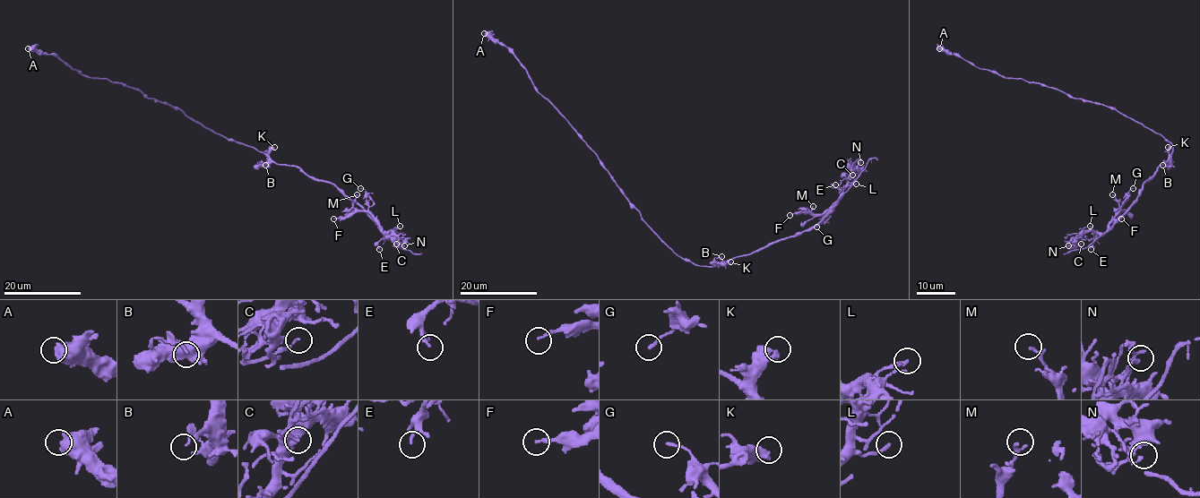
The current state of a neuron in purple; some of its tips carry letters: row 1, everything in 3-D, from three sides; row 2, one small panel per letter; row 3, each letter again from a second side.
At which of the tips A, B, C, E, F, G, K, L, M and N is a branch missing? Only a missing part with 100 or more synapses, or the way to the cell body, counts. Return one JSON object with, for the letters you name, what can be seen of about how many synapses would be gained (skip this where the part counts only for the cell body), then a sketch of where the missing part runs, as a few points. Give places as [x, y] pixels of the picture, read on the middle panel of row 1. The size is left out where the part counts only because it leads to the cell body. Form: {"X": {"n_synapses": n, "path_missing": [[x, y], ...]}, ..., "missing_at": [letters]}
{"missing_at": []}

